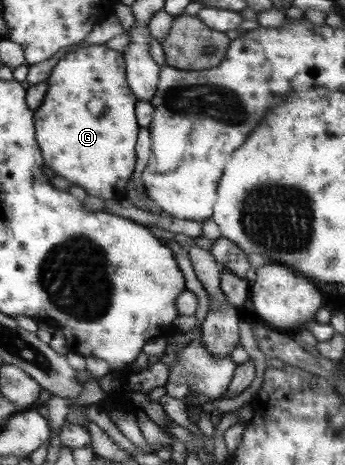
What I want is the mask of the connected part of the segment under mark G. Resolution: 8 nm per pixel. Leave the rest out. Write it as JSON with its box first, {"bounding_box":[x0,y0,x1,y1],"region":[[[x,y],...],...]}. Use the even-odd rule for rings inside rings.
{"bounding_box":[35,45,140,200],"region":[[[104,45],[74,48],[53,67],[48,77],[48,91],[42,106],[35,110],[36,141],[49,165],[59,176],[69,180],[71,185],[81,186],[87,194],[103,200],[122,200],[126,184],[136,170],[135,143],[140,131],[136,118],[136,93],[128,84],[126,60],[119,51]],[[93,98],[101,99],[107,108],[105,114],[93,116],[87,104]]]}

